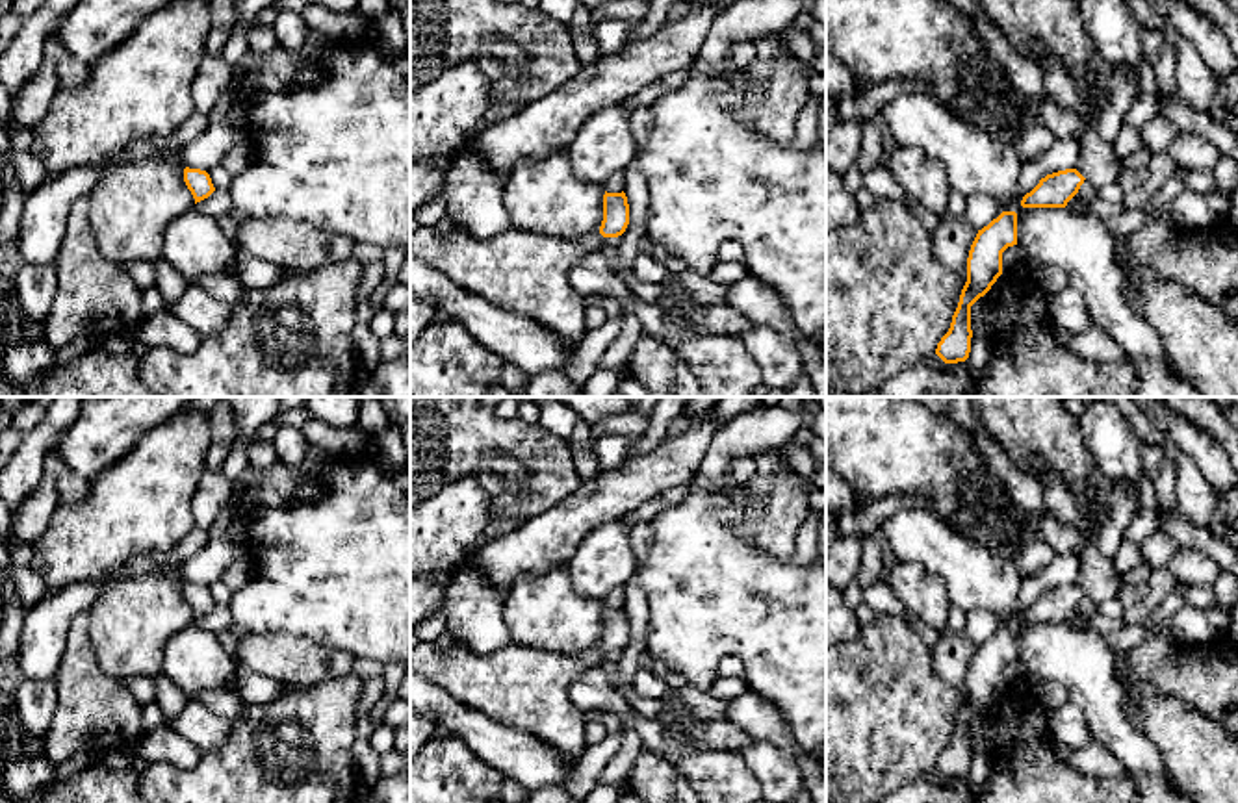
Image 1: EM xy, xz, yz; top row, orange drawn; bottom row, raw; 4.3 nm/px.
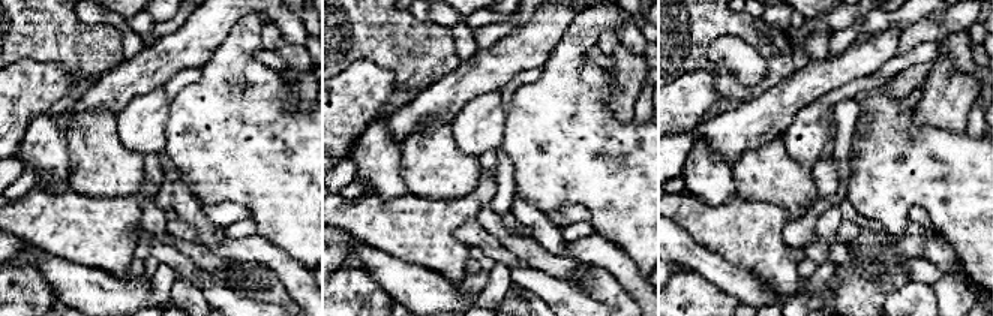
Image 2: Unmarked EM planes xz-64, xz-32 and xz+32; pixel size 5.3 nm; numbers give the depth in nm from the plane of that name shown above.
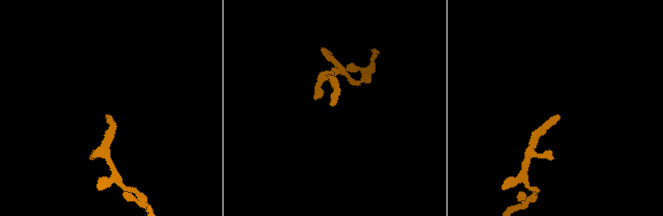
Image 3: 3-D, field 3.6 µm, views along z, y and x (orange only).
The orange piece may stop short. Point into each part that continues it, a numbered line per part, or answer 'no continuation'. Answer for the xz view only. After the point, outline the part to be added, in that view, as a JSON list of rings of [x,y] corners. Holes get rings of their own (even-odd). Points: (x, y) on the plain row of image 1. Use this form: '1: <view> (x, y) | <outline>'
1: xz (524, 688) | [[[419,642],[410,647],[410,673],[438,684],[453,699],[479,710],[492,721],[536,736],[575,764],[587,749],[588,712],[568,699],[568,688],[587,669],[600,666],[603,655],[600,647],[572,656],[518,644],[492,653],[477,653],[464,645],[440,647],[434,642]]]

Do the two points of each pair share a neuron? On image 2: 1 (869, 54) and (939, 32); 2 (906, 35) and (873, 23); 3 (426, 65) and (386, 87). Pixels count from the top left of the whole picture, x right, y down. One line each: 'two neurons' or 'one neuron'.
1: two neurons
2: two neurons
3: two neurons

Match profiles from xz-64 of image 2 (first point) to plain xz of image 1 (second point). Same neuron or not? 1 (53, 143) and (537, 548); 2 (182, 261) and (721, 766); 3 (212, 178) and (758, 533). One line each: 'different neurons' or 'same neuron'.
1: different neurons
2: different neurons
3: different neurons

